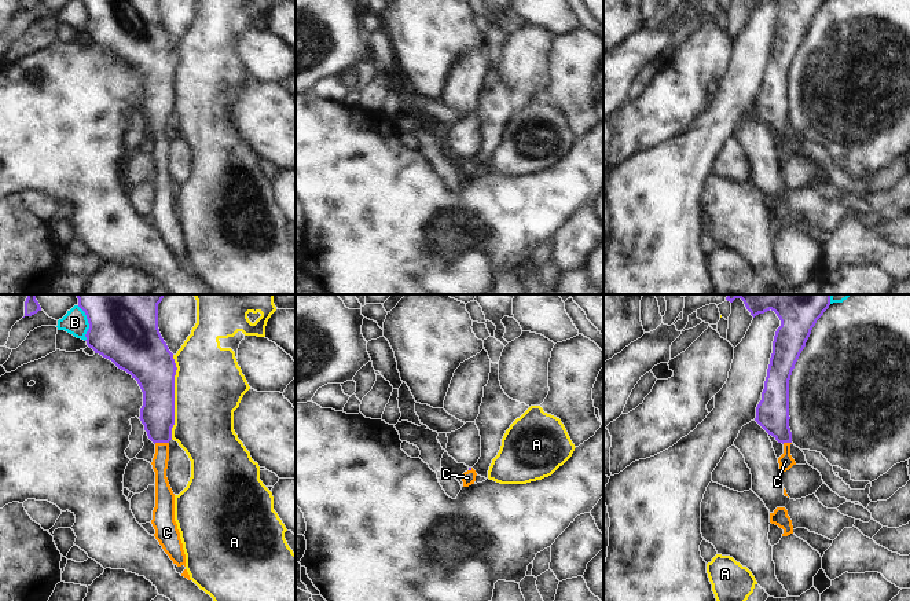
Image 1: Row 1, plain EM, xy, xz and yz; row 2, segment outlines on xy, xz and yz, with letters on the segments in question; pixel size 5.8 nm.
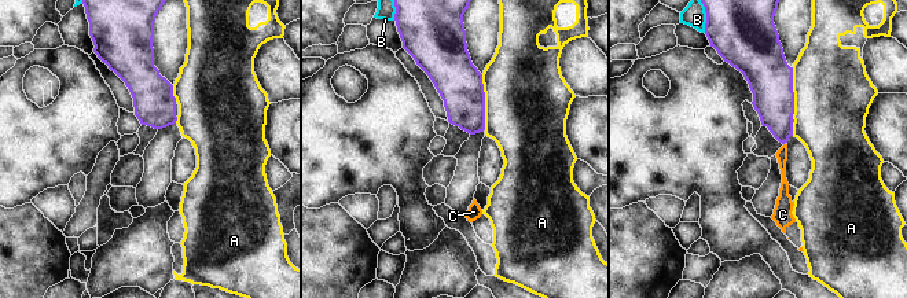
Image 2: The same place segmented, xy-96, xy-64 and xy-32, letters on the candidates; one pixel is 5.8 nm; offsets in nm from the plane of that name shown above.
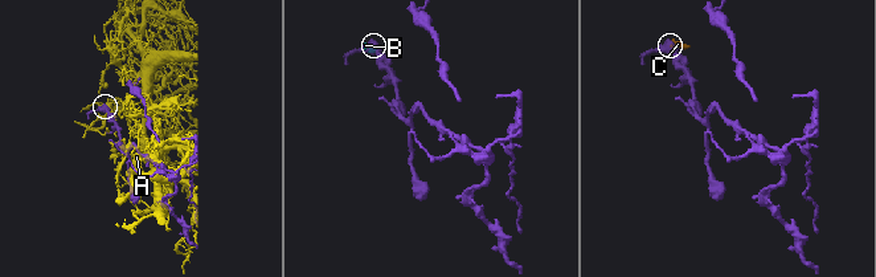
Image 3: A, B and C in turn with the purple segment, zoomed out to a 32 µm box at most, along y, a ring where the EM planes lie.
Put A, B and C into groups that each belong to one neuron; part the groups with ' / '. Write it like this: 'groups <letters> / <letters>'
groups A B / C

